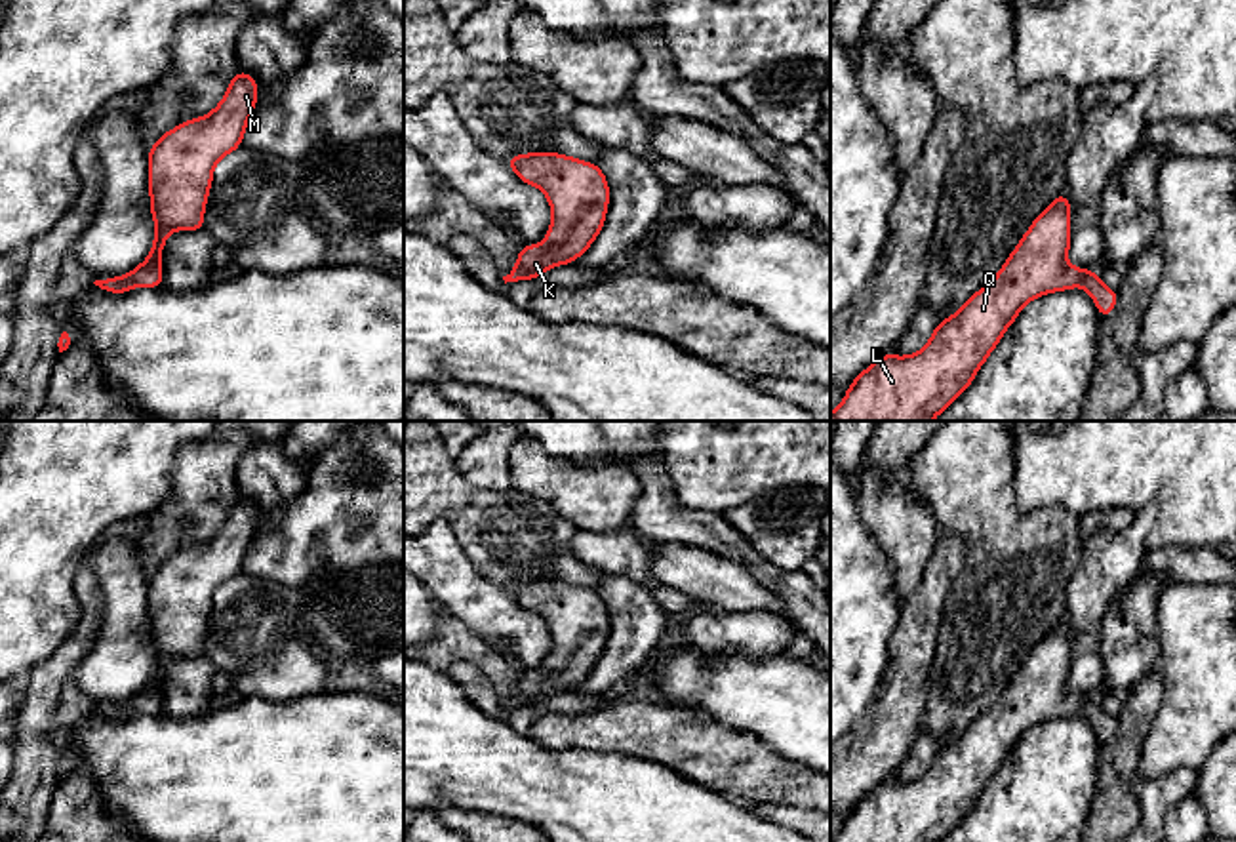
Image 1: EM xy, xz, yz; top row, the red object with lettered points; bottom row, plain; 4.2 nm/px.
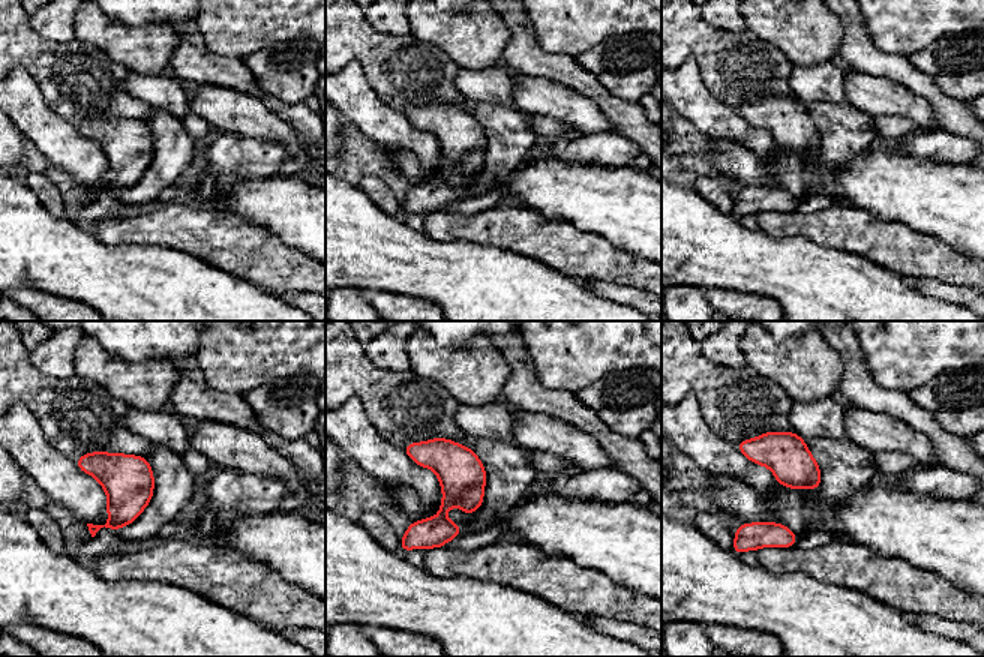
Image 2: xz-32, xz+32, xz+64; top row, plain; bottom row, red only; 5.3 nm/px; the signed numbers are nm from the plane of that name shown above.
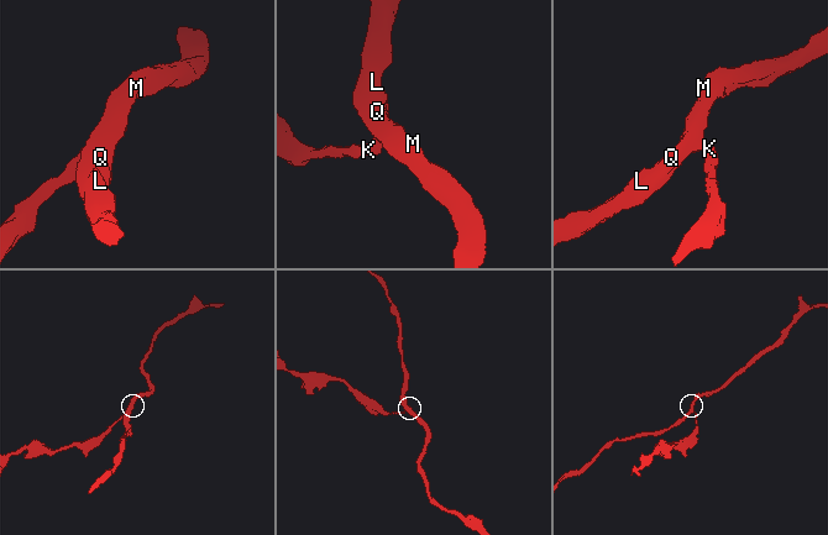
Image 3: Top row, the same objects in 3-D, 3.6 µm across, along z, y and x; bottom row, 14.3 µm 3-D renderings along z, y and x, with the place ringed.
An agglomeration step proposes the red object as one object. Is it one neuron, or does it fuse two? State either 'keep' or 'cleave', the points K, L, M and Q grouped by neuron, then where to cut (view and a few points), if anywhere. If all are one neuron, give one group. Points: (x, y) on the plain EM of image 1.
keep; K L M Q; no cut

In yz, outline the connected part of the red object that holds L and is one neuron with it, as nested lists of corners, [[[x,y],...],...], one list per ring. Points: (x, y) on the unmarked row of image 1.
[[[1061,619],[1034,646],[1002,697],[973,720],[960,737],[941,747],[922,777],[910,783],[880,783],[855,804],[846,825],[830,842],[939,842],[971,812],[1004,758],[1034,724],[1082,712],[1093,724],[1099,741],[1108,743],[1114,737],[1118,718],[1106,714],[1095,697],[1068,692],[1068,674],[1070,631],[1068,623]]]

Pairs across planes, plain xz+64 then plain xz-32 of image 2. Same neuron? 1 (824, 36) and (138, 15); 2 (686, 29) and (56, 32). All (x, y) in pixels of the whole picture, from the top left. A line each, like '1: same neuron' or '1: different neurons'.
1: different neurons
2: different neurons

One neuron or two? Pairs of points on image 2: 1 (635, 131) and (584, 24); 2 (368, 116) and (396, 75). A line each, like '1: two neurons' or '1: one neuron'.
1: two neurons
2: two neurons

